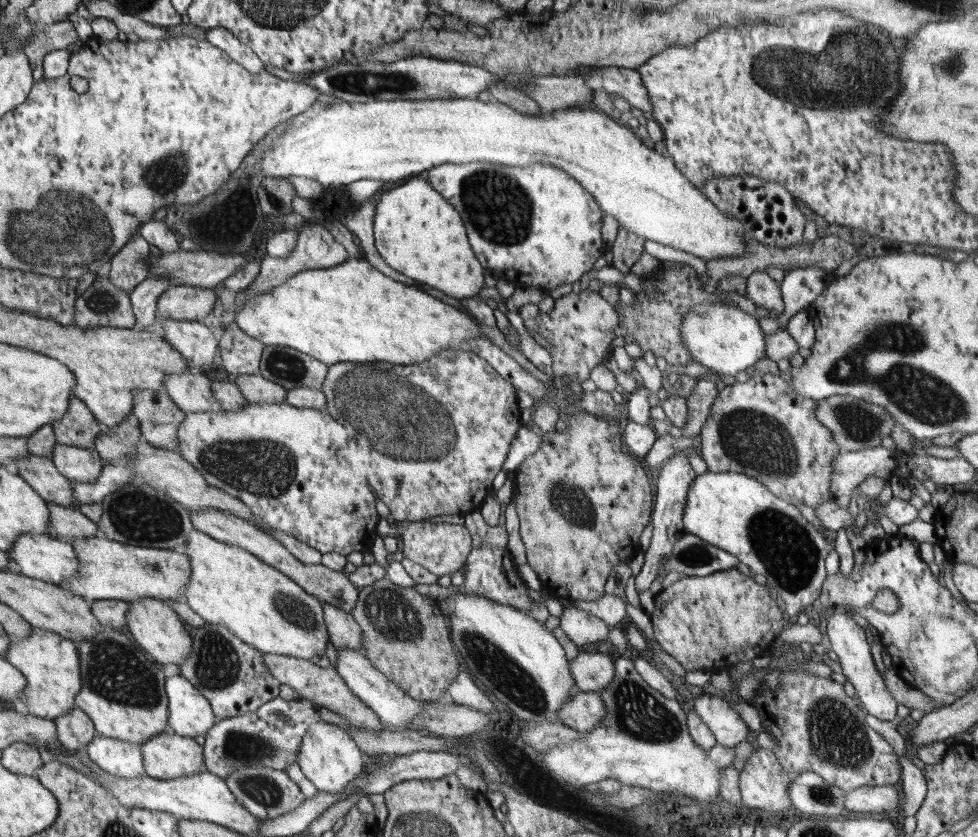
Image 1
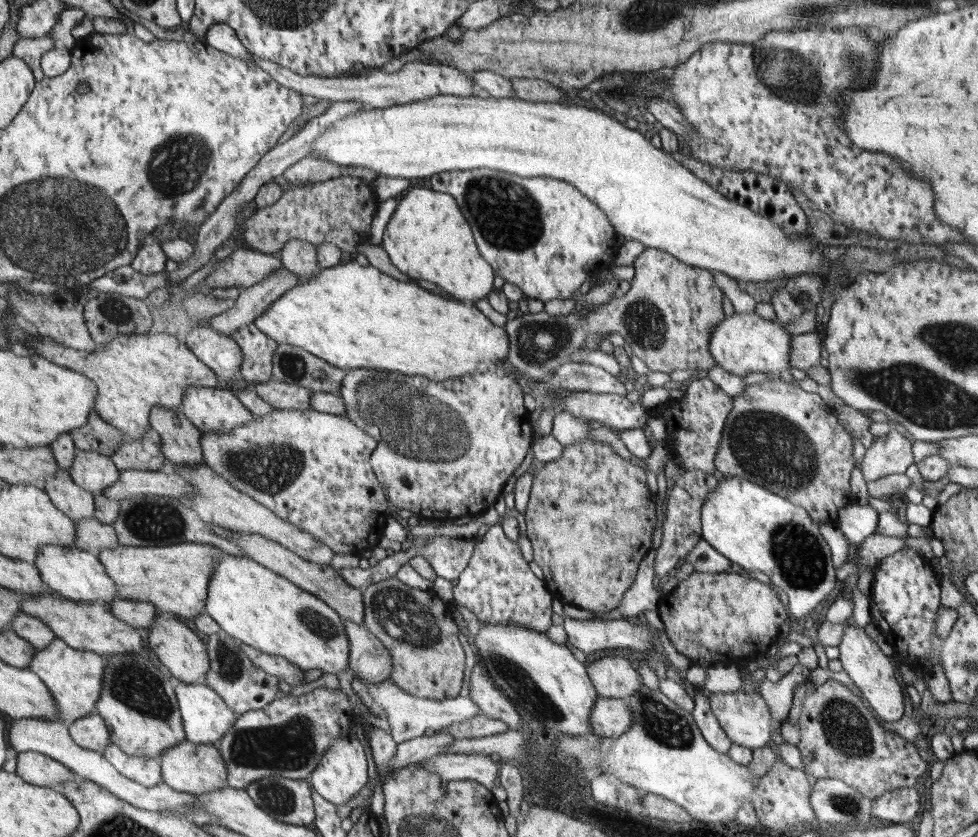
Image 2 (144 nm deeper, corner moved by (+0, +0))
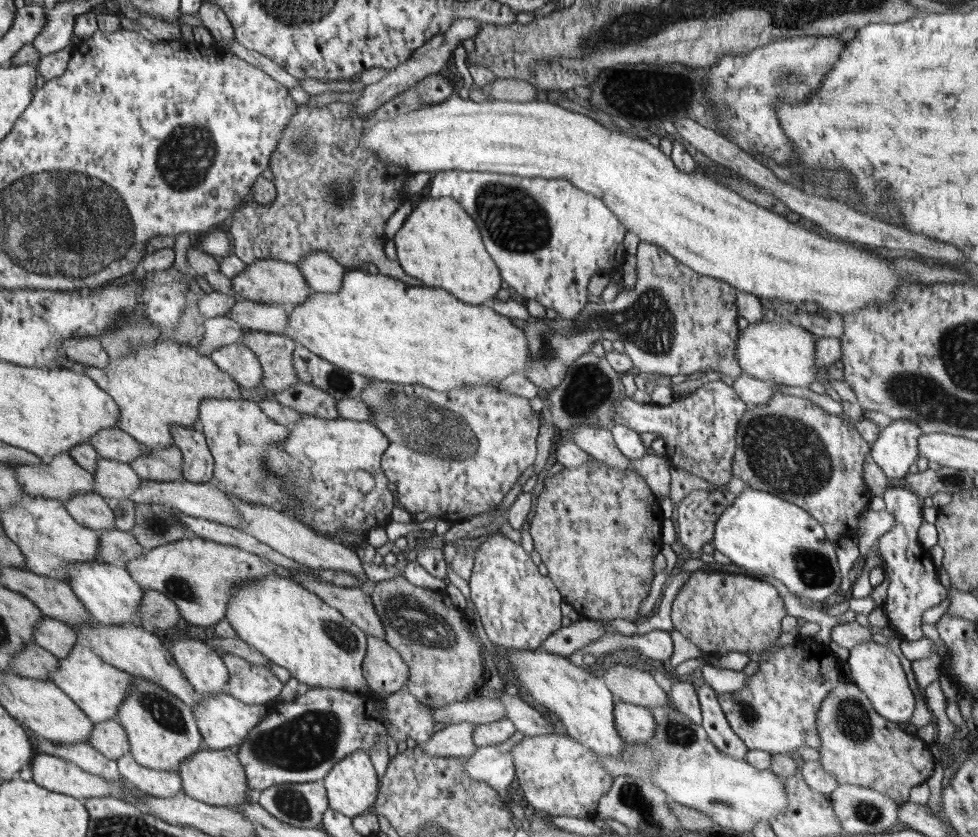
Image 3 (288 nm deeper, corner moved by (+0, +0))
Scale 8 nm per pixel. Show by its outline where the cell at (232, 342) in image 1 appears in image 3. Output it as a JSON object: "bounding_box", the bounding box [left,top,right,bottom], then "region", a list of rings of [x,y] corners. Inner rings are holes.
{"bounding_box":[243,330,299,392],"region":[[[251,330],[243,334],[243,346],[251,348],[251,352],[259,358],[263,366],[263,388],[269,392],[287,390],[299,382],[293,366],[295,342],[285,336],[277,336],[271,332]]]}

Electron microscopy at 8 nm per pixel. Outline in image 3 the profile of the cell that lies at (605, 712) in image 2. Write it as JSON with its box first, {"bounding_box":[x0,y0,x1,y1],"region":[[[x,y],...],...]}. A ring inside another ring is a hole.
{"bounding_box":[615,700,655,746],"region":[[[615,700],[615,728],[623,742],[643,746],[655,736],[655,718],[647,708]]]}

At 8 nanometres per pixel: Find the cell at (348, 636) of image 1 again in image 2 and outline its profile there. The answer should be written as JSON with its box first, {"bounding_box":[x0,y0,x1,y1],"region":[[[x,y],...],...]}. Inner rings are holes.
{"bounding_box":[341,620,393,682],"region":[[[343,620],[341,628],[351,642],[351,656],[349,656],[349,668],[355,672],[355,678],[361,678],[365,682],[385,682],[391,678],[393,662],[379,638],[371,634],[365,626]]]}

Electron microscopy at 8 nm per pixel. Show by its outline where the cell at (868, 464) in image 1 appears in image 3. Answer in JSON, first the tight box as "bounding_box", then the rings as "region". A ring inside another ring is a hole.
{"bounding_box":[869,420,921,482],"region":[[[895,420],[893,424],[889,424],[887,428],[883,428],[877,436],[877,440],[873,442],[869,454],[873,458],[873,462],[881,468],[881,472],[885,474],[885,478],[889,482],[899,482],[909,474],[909,466],[917,462],[917,438],[921,436],[921,428],[917,424],[913,424],[911,420]]]}

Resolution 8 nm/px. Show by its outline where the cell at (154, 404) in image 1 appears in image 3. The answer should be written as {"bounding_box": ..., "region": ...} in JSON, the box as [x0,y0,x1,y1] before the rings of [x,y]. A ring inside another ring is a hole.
{"bounding_box":[171,426,213,484],"region":[[[171,426],[175,446],[181,456],[181,478],[189,484],[213,482],[213,458],[205,442],[205,434],[193,426]]]}

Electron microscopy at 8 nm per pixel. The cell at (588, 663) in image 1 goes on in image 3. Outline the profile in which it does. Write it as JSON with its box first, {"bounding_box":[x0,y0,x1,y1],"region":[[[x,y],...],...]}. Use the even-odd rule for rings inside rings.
{"bounding_box":[601,666,671,708],"region":[[[613,666],[607,668],[601,676],[607,690],[613,692],[615,700],[619,698],[625,704],[635,704],[641,708],[647,706],[669,706],[671,708],[671,696],[665,694],[655,682],[651,670],[635,670],[633,666]]]}

